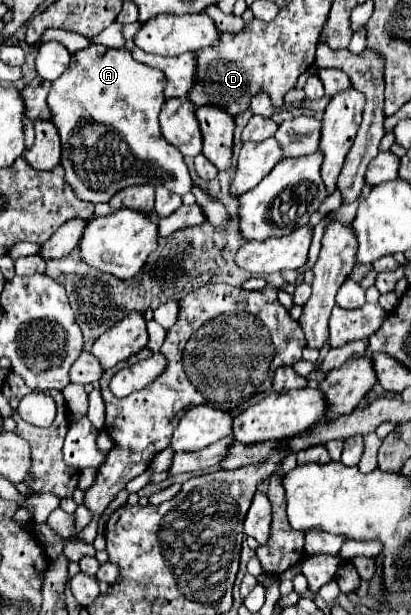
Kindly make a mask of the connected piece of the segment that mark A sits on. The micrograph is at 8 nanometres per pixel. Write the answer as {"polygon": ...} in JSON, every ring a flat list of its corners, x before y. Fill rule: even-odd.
{"polygon":[[88,46,72,54,68,70,60,76,60,80,54,80,50,86,48,108,52,112,52,124,58,128,62,142,62,166,66,170,64,182,74,190,76,198,100,204,108,202,108,198,116,192,136,184,162,184,178,196,184,196,194,188,182,154,164,140,158,126,160,106,166,100,162,94,164,86,164,74,136,62,128,50]]}

